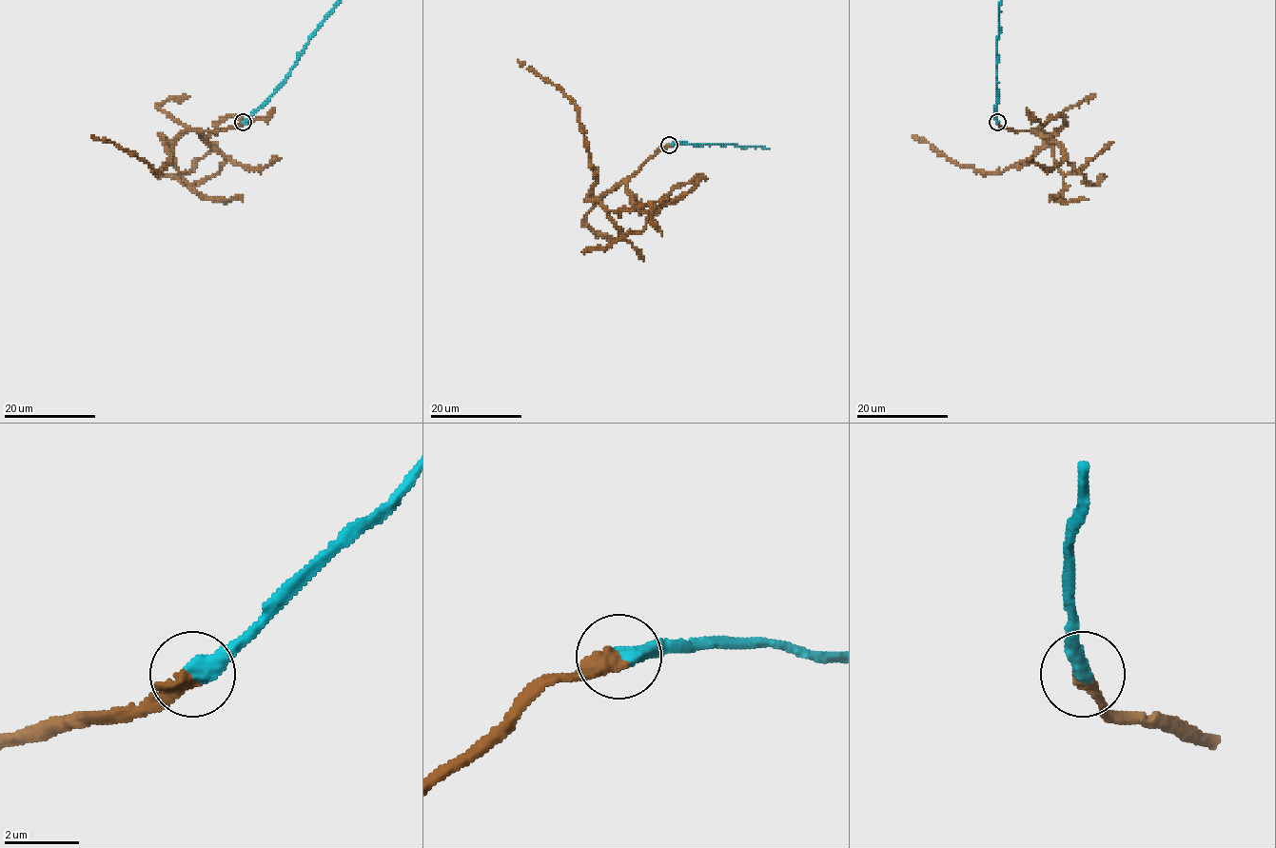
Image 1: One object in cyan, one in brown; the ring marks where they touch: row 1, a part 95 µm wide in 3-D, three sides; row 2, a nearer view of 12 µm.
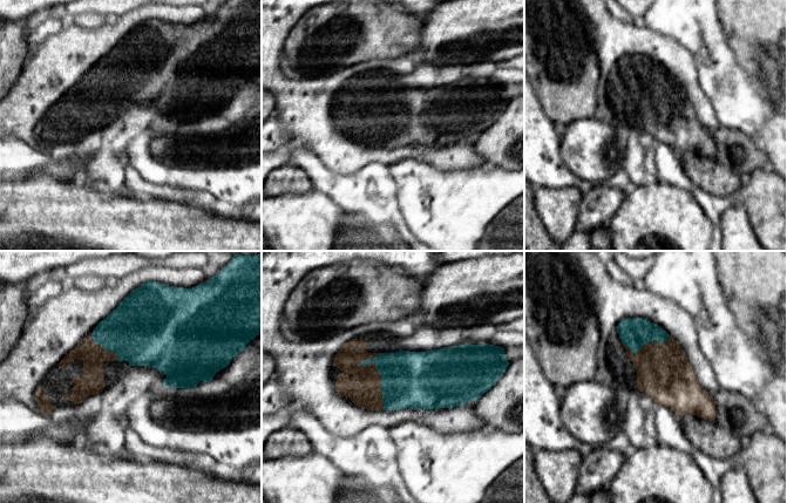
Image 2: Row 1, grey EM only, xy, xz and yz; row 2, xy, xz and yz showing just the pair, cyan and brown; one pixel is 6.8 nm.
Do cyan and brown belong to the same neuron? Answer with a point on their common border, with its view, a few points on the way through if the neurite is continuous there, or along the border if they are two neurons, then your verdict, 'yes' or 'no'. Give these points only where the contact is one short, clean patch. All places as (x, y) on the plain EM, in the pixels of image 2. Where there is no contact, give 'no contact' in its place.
meets cyan in xz at (377, 106); yes

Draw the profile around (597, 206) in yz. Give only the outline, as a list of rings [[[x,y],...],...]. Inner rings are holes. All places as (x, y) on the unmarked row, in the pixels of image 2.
[[[608,183],[595,184],[581,196],[576,229],[585,232],[608,225],[623,203],[625,193]]]

